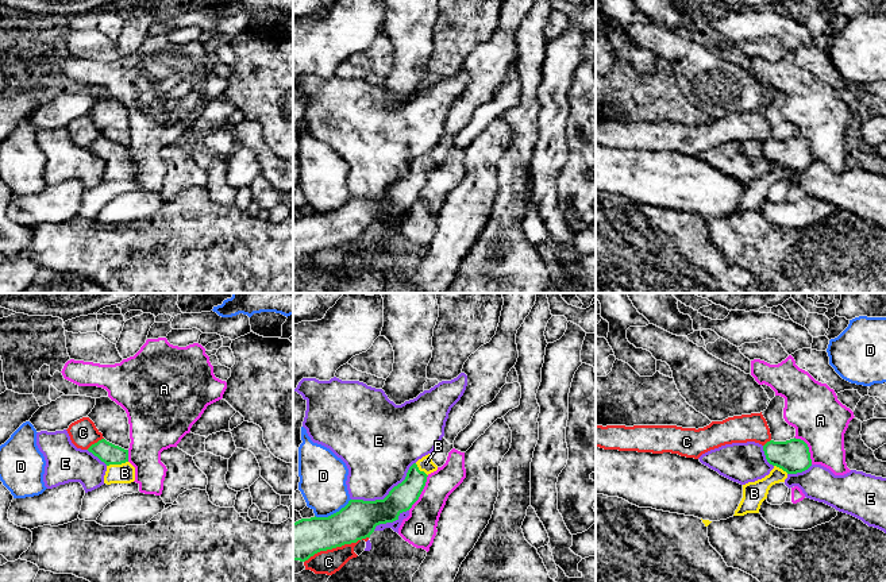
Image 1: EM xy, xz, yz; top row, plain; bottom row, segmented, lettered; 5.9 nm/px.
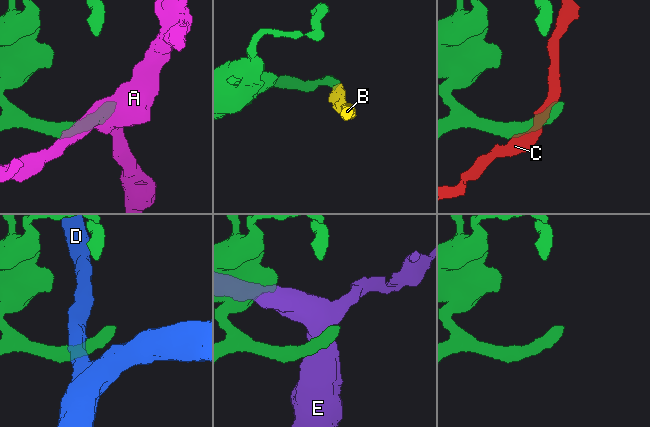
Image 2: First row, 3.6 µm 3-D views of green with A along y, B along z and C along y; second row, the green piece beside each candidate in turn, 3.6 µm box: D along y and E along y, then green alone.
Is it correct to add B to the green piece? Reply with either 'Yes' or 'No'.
Yes

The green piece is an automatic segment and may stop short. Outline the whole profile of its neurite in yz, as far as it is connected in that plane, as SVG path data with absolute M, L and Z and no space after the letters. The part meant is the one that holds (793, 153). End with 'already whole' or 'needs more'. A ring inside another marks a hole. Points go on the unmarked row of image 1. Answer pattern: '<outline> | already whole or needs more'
M801 136L770 138L763 143L766 157L774 166L762 177L743 182L743 196L733 213L759 211L773 182L785 180L789 171L797 171L812 163L808 142Z | needs more

